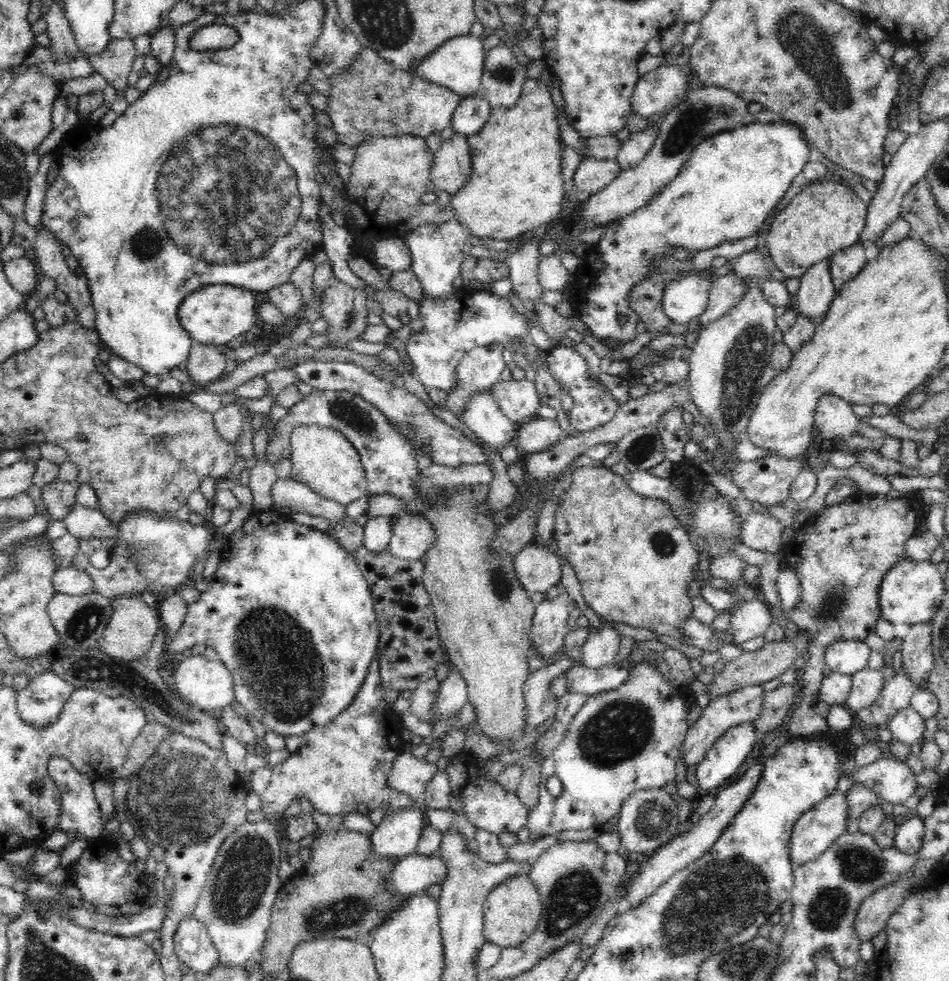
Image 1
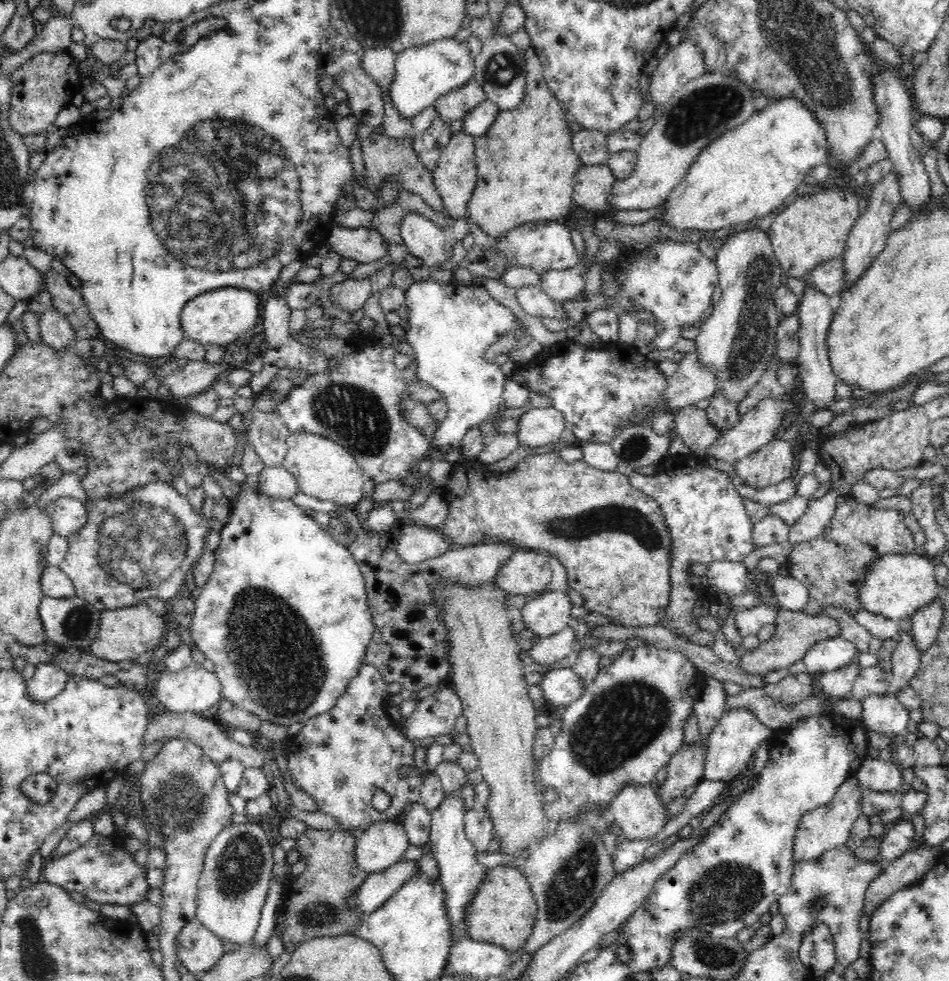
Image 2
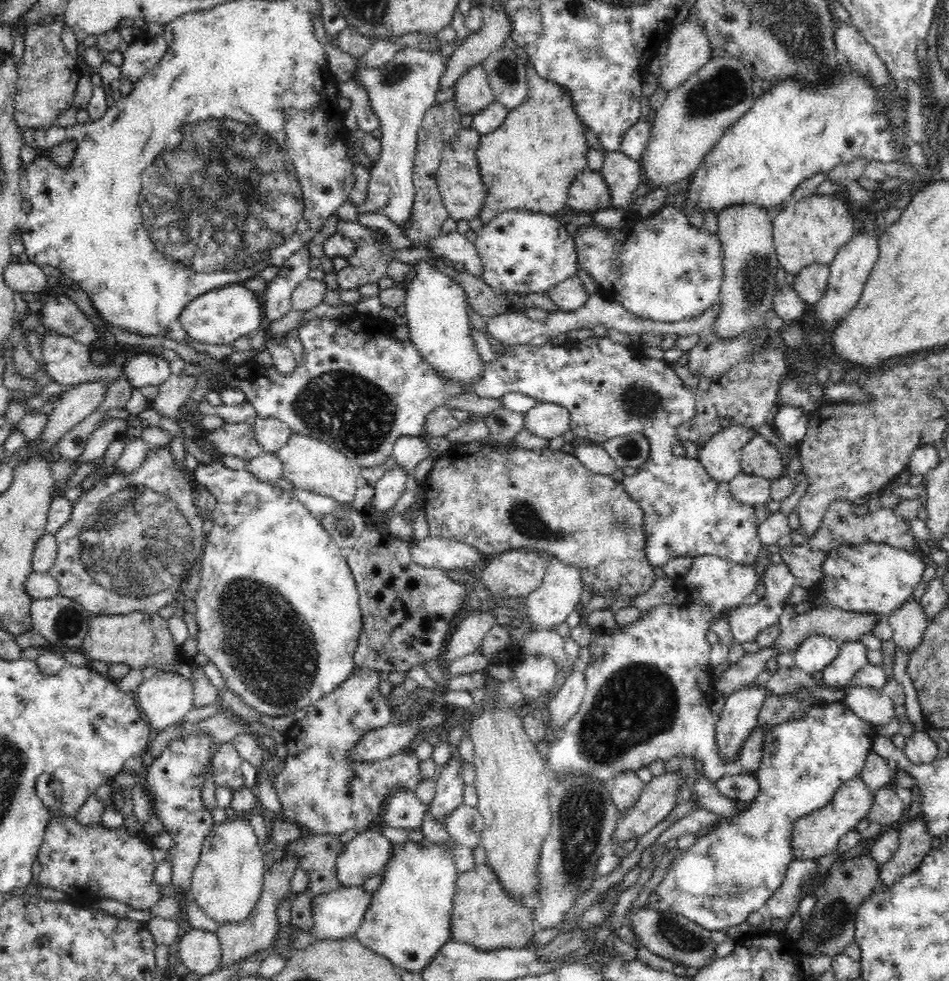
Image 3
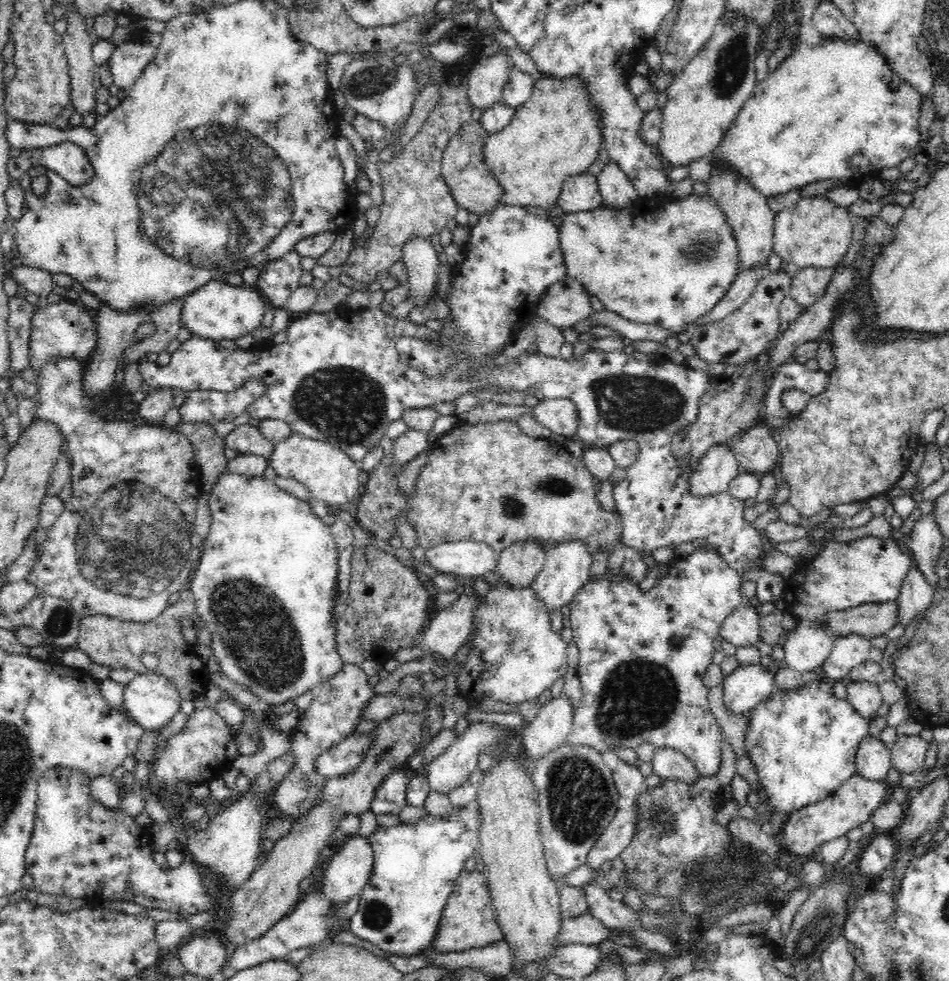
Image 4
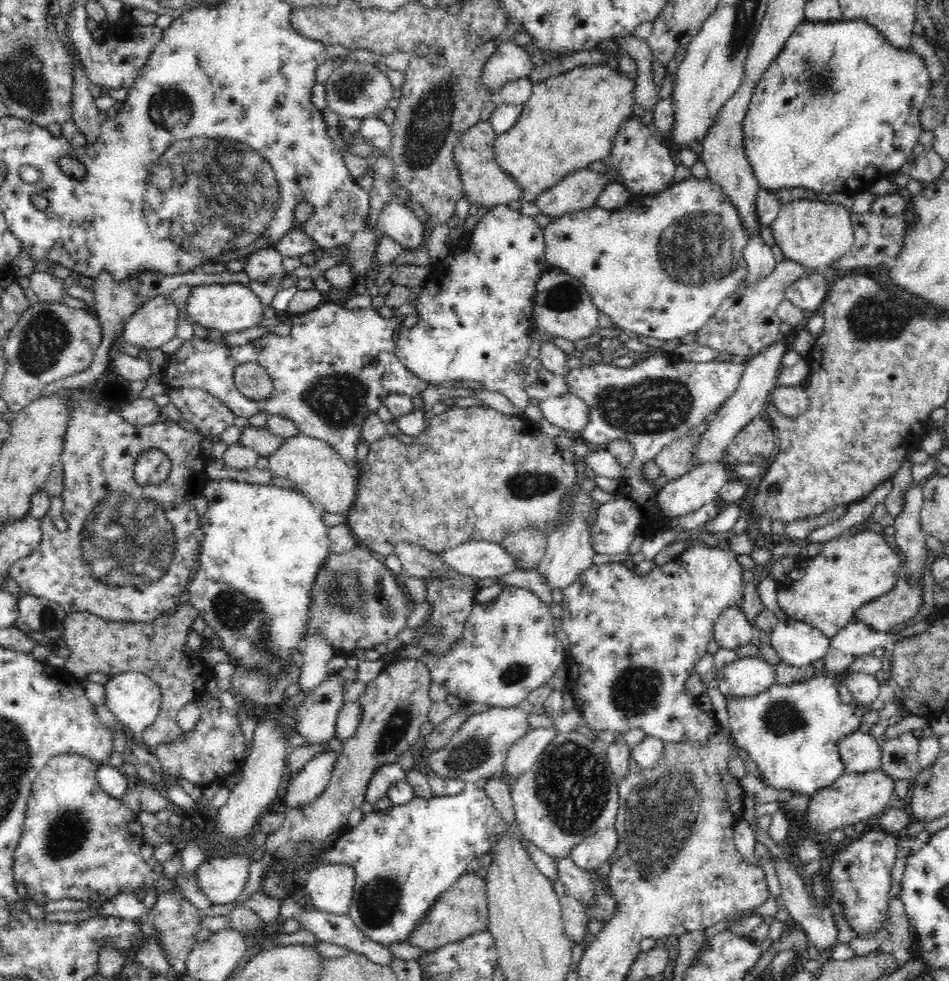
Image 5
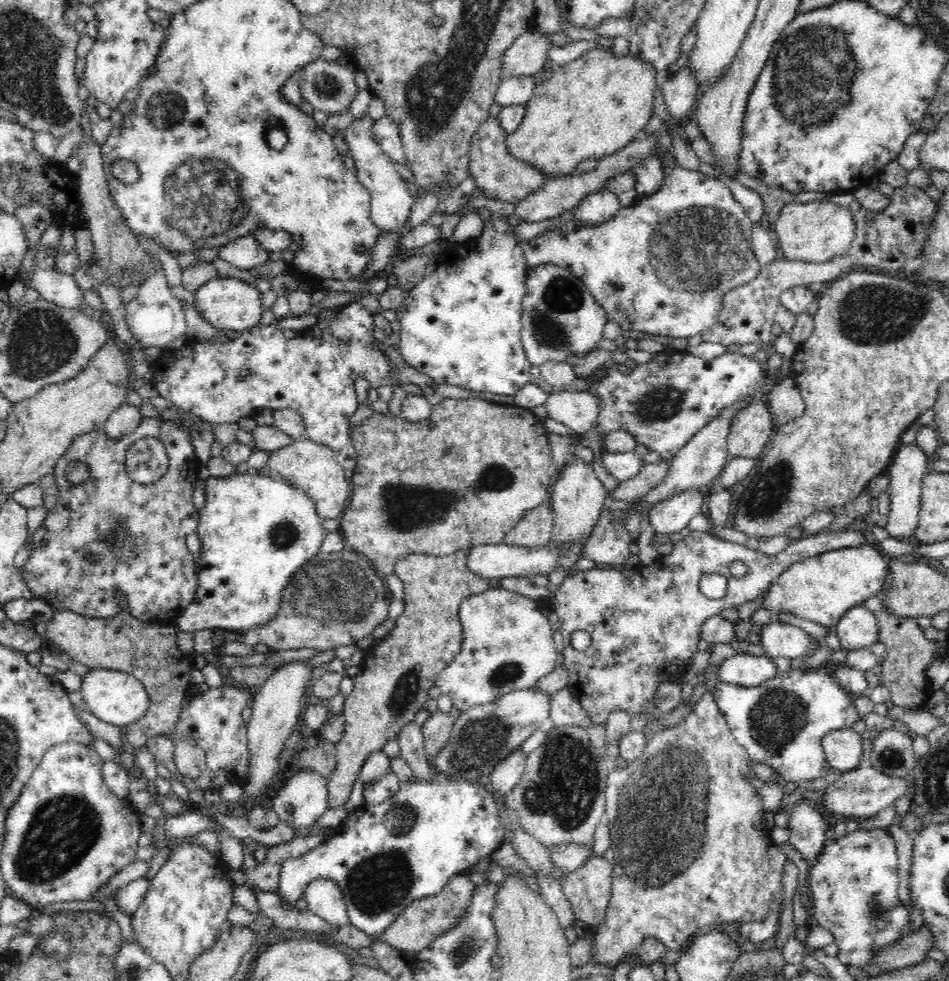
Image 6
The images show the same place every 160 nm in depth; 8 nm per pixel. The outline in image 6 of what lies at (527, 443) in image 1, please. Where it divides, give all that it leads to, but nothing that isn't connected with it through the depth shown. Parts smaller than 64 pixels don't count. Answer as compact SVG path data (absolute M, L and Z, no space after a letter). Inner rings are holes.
M562 391L552 393L545 402L546 418L554 418L581 437L595 426L602 410L602 401L590 391Z

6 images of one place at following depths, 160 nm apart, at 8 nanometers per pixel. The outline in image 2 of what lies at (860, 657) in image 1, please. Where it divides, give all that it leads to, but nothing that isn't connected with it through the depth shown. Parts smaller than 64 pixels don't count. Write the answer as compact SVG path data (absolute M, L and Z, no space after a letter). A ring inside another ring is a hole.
M841 636L818 641L804 653L806 669L810 675L828 673L850 666L860 652L854 644Z

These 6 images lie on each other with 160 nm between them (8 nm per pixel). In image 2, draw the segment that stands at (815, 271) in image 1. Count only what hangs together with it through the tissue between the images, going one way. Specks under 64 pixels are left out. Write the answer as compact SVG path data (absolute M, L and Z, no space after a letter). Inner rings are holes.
M806 286L795 314L800 322L799 332L797 333L798 341L800 341L800 352L794 360L794 364L799 370L798 379L803 382L804 398L812 400L819 412L822 410L830 411L829 406L834 402L834 397L836 398L836 391L834 390L836 374L834 374L830 364L827 339L834 317L834 310L830 307L828 296L817 288Z

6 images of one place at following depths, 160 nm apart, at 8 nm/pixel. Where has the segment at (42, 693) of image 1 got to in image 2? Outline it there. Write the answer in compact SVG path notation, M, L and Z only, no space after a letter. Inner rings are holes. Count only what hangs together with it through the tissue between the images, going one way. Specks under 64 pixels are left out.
M38 664L35 666L36 672L32 679L27 682L27 692L33 702L48 702L54 696L60 695L66 688L69 675L58 665Z

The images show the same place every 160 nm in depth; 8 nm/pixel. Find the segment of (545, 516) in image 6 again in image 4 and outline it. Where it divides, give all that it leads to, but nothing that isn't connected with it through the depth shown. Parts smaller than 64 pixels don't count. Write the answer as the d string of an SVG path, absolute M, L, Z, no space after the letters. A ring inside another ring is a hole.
M519 540L498 552L494 572L510 587L530 587L545 562L545 546L534 540Z

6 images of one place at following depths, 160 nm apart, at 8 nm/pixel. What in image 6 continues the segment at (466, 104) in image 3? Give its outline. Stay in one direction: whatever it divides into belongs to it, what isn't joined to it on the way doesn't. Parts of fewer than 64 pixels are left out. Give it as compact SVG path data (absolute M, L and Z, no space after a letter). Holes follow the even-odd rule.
M531 28L528 32L516 37L512 46L502 56L501 75L534 76L538 74L548 59L547 52L552 42L540 29Z

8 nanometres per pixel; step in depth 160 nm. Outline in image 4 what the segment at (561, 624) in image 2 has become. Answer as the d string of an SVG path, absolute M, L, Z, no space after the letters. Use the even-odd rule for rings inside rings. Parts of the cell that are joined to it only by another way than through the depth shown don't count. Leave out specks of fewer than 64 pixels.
M580 540L549 544L545 547L545 562L531 586L534 593L544 601L548 612L560 610L562 606L570 604L573 596L590 580L592 560L592 553L586 547L586 543Z

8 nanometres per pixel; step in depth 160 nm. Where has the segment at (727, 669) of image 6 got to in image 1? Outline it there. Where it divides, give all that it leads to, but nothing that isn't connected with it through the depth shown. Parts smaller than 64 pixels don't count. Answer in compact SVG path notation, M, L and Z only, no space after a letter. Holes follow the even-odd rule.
M749 722L724 732L694 770L700 794L721 789L724 782L730 780L750 756L758 738L755 724Z

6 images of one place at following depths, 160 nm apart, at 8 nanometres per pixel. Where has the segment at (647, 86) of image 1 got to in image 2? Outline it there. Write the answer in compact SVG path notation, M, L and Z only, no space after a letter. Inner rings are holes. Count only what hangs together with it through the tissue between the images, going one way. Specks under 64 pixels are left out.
M690 37L669 47L657 68L650 74L650 100L660 108L688 81L707 73L704 55Z

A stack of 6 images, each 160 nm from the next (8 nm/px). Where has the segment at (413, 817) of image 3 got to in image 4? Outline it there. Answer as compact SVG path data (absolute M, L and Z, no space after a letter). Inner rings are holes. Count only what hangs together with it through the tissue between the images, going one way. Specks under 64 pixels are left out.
M406 770L388 773L376 787L375 796L371 802L371 811L375 815L396 815L406 803L406 787L409 778Z

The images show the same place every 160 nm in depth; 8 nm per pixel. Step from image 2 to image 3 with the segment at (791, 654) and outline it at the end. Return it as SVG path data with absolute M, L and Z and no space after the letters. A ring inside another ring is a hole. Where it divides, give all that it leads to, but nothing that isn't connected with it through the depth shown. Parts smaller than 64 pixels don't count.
M787 605L779 616L780 638L776 640L774 647L778 648L780 653L794 653L799 644L810 635L824 635L839 642L858 641L864 634L872 633L874 626L883 619L884 616L876 613L847 611L830 606L815 606L810 611L800 614L796 613L794 607Z

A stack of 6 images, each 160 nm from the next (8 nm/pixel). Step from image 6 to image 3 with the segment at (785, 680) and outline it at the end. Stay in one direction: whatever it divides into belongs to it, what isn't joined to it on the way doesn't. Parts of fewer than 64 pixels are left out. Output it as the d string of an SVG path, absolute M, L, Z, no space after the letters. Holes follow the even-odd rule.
M841 701L816 704L808 708L802 718L765 728L764 753L754 772L759 782L756 801L744 812L718 821L707 835L696 839L682 854L671 857L667 874L651 892L646 907L655 911L674 911L709 931L723 931L746 922L750 912L764 911L765 902L780 888L788 864L794 859L793 824L802 816L826 806L845 782L859 776L867 756L873 751L875 736L876 727L859 718Z

